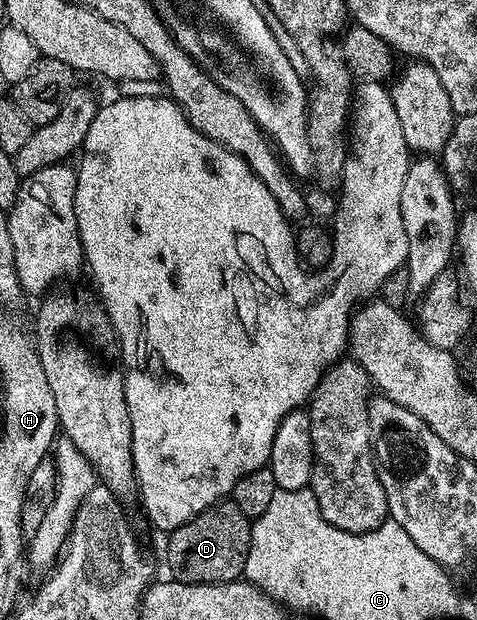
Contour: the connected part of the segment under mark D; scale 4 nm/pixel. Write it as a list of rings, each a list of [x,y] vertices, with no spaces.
[[[222,501],[199,513],[187,525],[168,532],[169,567],[178,583],[232,583],[245,574],[251,521],[232,501]]]

